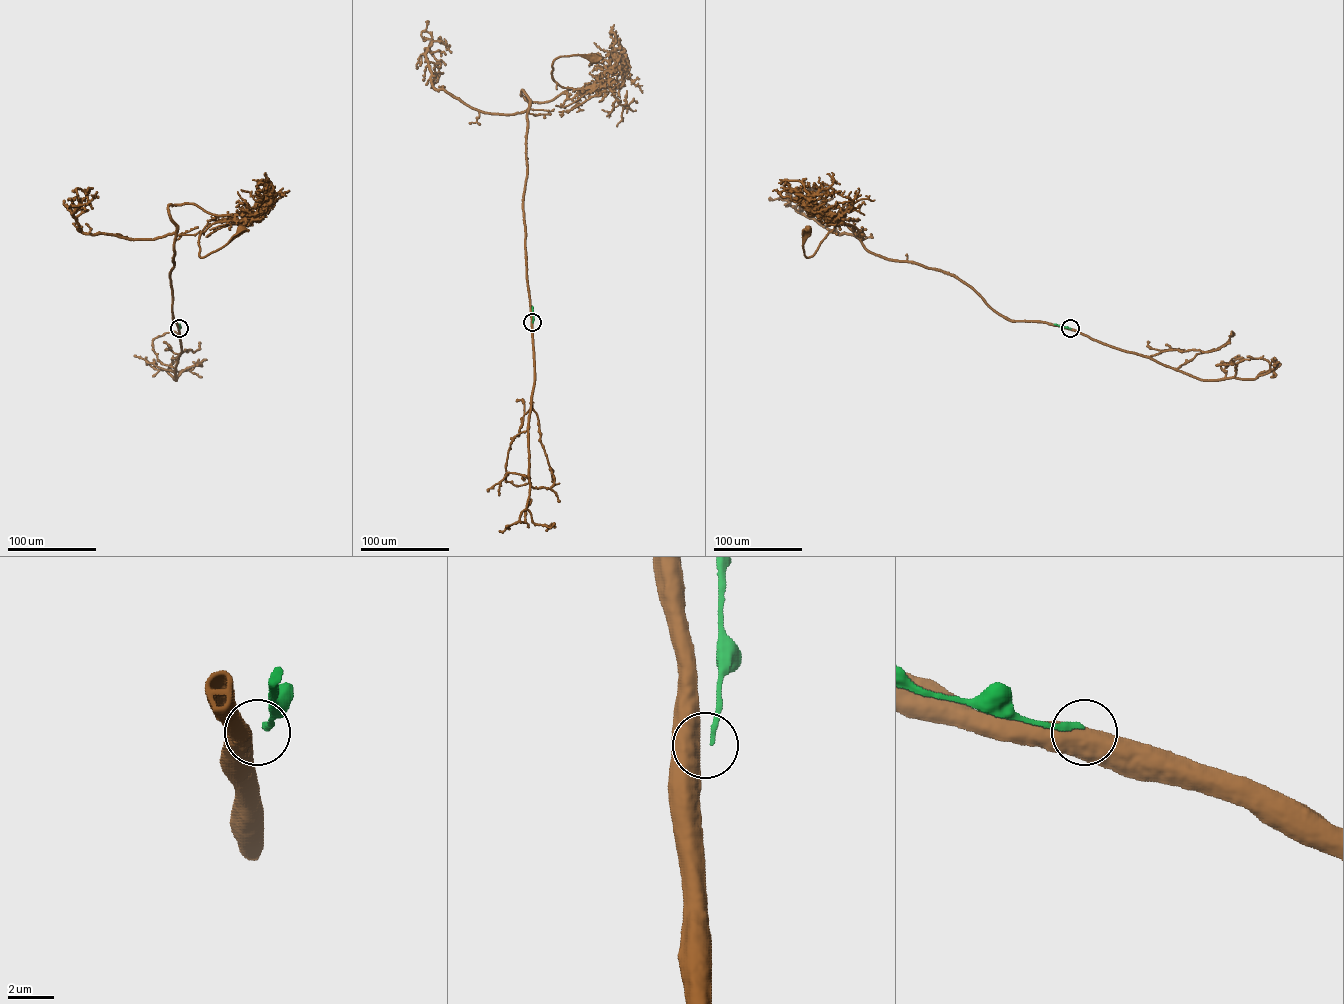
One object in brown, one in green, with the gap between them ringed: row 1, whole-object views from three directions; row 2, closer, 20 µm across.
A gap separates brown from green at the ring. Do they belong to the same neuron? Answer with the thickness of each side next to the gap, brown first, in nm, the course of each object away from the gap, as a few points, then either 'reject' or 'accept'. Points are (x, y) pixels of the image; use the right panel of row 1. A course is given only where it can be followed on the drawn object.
750/240 nm | brown via (1070, 328), (1008, 320), (954, 276), (871, 253), (839, 217), (850, 203), (806, 257), (808, 229) | green via (1070, 328), (1054, 324) | reject

